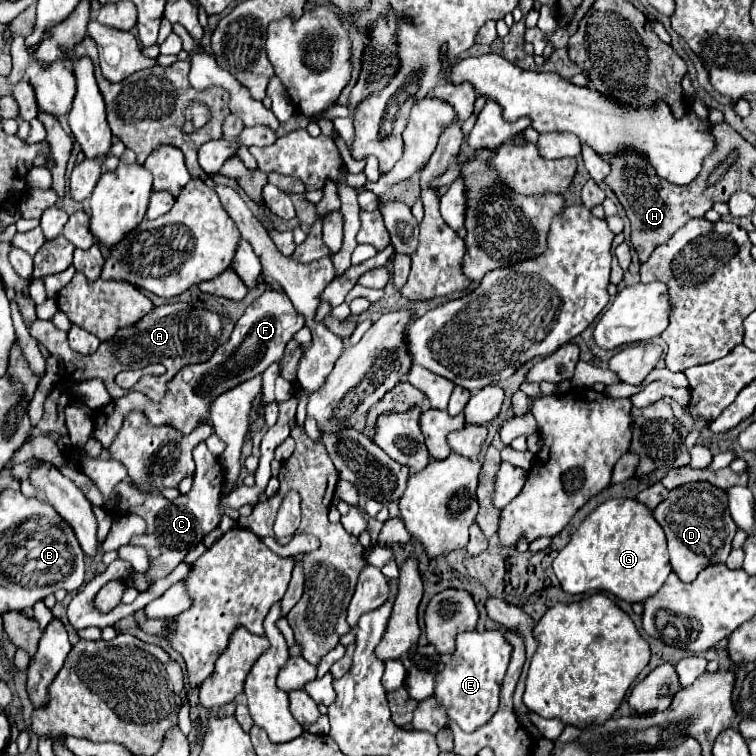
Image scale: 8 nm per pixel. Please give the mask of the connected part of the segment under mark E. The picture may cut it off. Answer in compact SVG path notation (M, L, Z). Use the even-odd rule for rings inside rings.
M485 630L485 632L463 632L455 638L455 652L451 662L435 676L435 698L437 704L447 712L447 726L455 722L461 730L471 732L487 724L499 706L499 686L503 682L511 646L503 638L503 632Z

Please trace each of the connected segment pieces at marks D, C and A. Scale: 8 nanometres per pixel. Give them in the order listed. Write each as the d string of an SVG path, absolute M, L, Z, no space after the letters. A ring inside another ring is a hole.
M695 482L673 488L669 496L653 510L653 514L667 534L673 572L683 582L693 582L705 566L727 560L737 526L727 510L725 490L709 482Z
M199 442L193 452L195 460L195 474L193 474L193 486L185 496L179 496L175 500L167 500L157 492L145 492L137 488L131 482L119 482L115 486L115 494L119 500L115 502L115 510L119 514L137 514L147 522L147 530L141 536L133 536L131 544L143 546L149 552L151 568L145 572L151 580L165 578L171 568L175 568L187 550L191 550L195 544L201 542L203 534L211 532L219 526L221 514L219 514L219 496L221 496L221 484L223 484L223 468L219 460L209 452L205 442Z
M173 302L173 304L157 306L147 316L143 316L137 322L137 326L119 330L113 340L101 342L101 346L97 348L97 352L93 352L89 356L73 352L67 346L67 332L57 330L51 324L51 320L35 320L29 326L29 332L51 354L61 356L63 362L65 362L65 382L59 384L57 390L53 390L47 396L43 418L37 424L37 428L41 432L53 432L55 438L61 438L61 436L67 436L65 414L61 410L65 406L69 406L69 402L71 402L67 384L71 384L71 382L83 382L83 380L89 380L89 378L99 378L99 380L105 382L107 392L111 394L111 398L119 398L121 394L127 394L127 390L117 388L115 376L119 372L123 372L123 370L145 368L149 364L163 364L167 368L165 380L171 380L183 366L195 364L195 362L207 362L207 358L211 358L211 352L217 350L217 340L219 340L219 334L221 334L221 318L219 318L219 314L215 314L211 310L195 308L195 306L185 304L185 302Z

